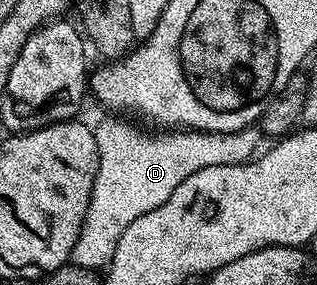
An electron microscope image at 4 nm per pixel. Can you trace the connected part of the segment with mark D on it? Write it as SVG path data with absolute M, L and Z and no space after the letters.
M104 118L108 119L94 127L98 173L94 177L94 189L90 193L90 205L86 209L78 241L74 241L71 262L77 267L107 268L126 228L138 221L138 217L150 213L150 209L166 205L166 201L170 201L170 193L174 193L190 173L210 169L210 165L247 163L257 154L256 146L262 140L261 132L255 126L234 133L168 129L156 133L160 135L147 135L127 118Z

